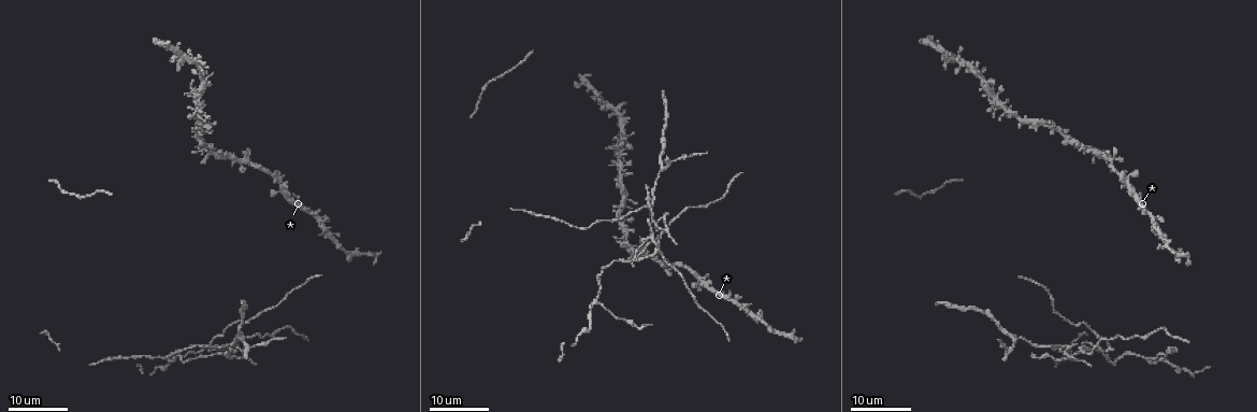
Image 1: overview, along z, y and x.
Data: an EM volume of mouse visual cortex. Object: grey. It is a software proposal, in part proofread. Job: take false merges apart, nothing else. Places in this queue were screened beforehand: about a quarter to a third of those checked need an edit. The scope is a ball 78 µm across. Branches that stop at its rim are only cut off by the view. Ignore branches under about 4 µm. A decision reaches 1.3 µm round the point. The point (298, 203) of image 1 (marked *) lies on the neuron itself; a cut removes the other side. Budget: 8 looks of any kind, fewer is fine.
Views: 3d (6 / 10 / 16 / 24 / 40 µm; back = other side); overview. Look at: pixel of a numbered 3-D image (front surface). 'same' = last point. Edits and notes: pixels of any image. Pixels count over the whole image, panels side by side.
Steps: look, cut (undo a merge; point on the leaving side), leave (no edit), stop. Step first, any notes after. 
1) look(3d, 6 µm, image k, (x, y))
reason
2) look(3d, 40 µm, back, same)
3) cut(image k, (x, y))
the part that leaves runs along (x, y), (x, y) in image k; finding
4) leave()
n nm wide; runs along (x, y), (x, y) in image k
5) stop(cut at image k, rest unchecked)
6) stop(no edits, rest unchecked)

look(3d, 24 µm, image 1, (350, 255))

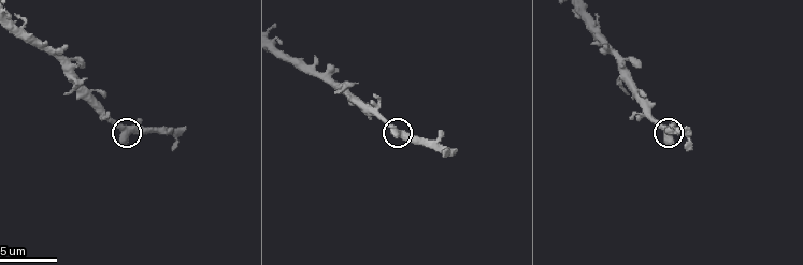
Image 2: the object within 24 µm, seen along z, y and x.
look(3d, 10 µm, image 2, (669, 138))

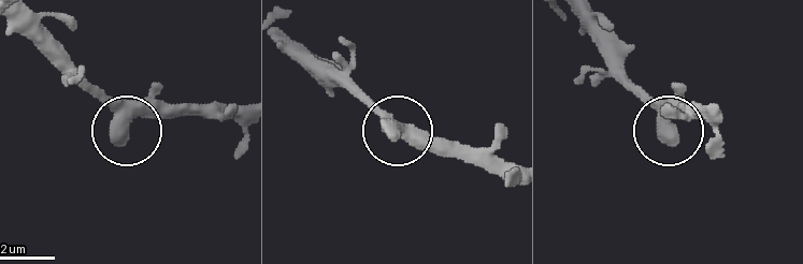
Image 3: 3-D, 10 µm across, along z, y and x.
leave()
550 nm wide; runs along (575, 15), (663, 127), (684, 113) in image 3; one neuron here

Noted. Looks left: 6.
look(3d, 16 µm, image 1, (1096, 346))
looks like a crossing

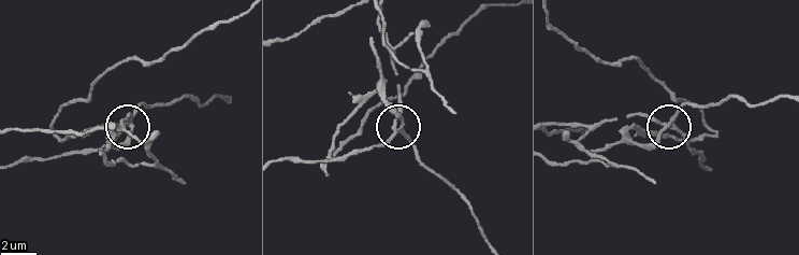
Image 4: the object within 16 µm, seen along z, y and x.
look(3d, 10 µm, image 4, (395, 127))

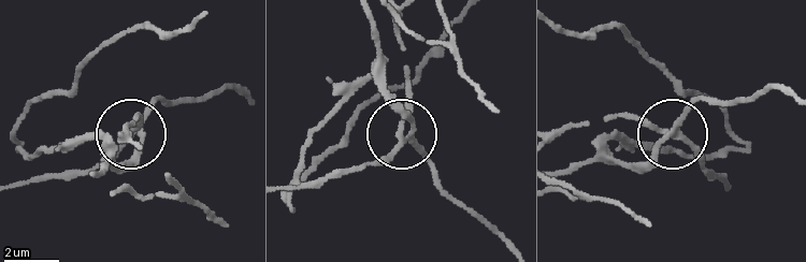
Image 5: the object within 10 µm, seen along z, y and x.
cut(image 5, (131, 166))
side arm 34 µm; the part that leaves runs along (137, 132), (120, 165), (92, 137), (32, 158), (14, 137) in image 5; two neurons meet here

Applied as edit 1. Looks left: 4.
look(overview)

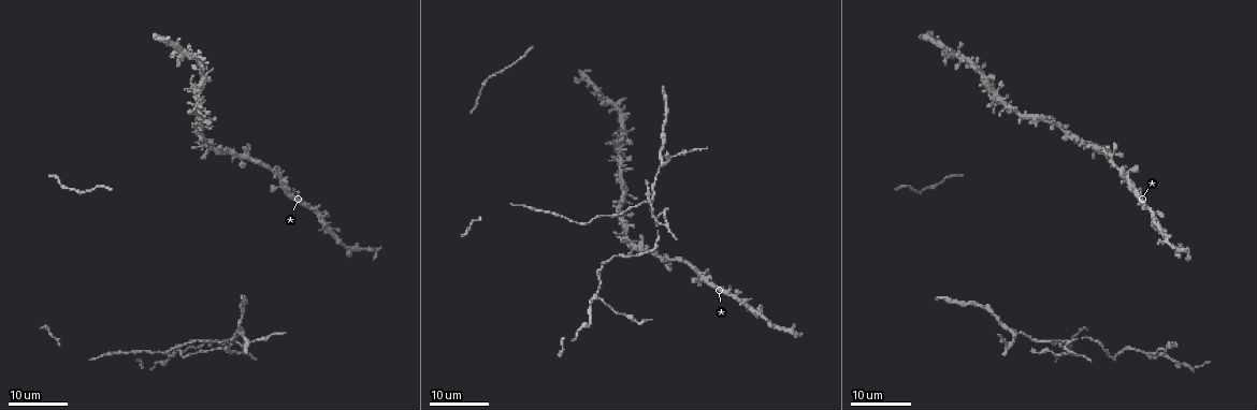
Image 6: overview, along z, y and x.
look(3d, 16 µm, image 6, (594, 295))
three arms meet

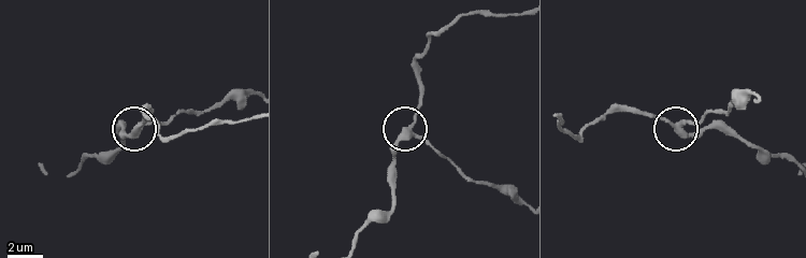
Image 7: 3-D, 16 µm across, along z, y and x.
look(3d, 10 µm, image 7, (135, 129))

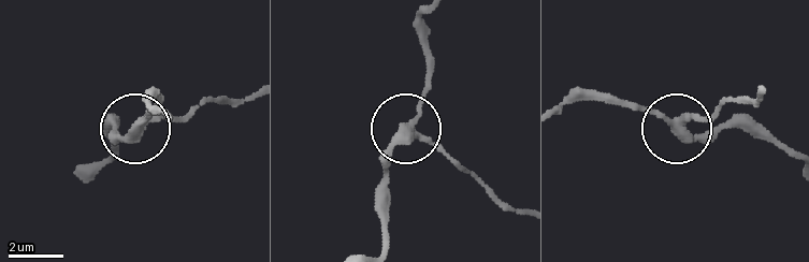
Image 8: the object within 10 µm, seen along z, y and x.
cut(image 8, (444, 150))
3 arms; a second neuron is stuck on

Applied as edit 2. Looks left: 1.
look(3d, 16 µm, image 2, (79, 90))
three-way junction

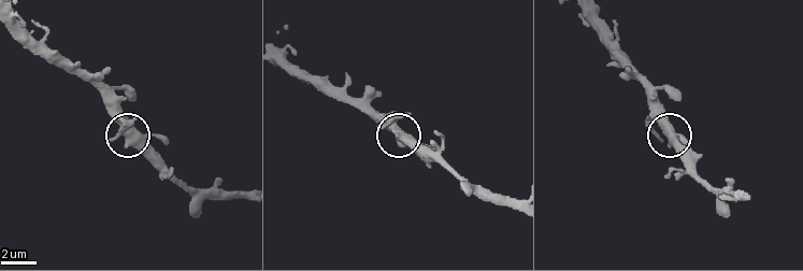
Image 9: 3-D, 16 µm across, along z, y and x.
leave()
side arm 13 µm; 3 arms; one neuron here

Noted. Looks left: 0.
stop(cut at image 5, cut at image 8, rest unchecked)

